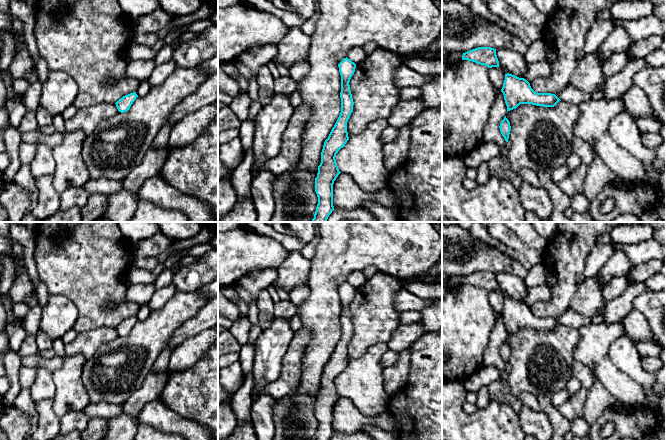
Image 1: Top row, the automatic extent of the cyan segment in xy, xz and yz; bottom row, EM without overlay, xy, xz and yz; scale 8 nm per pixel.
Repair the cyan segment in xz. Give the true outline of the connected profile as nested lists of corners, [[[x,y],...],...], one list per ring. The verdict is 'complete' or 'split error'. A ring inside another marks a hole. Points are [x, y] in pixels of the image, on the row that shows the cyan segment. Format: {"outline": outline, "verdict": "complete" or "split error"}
{"outline": [[[346,57],[338,64],[338,67],[341,75],[341,112],[328,138],[325,140],[321,152],[321,163],[318,166],[318,173],[315,178],[318,204],[311,222],[327,222],[329,215],[334,210],[333,184],[341,173],[335,157],[349,140],[347,122],[353,112],[354,105],[349,82],[355,72],[356,64]]], "verdict": "complete"}

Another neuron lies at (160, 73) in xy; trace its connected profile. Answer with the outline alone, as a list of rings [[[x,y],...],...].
[[[172,59],[162,65],[156,65],[148,79],[151,87],[162,84],[176,68],[176,63]]]

